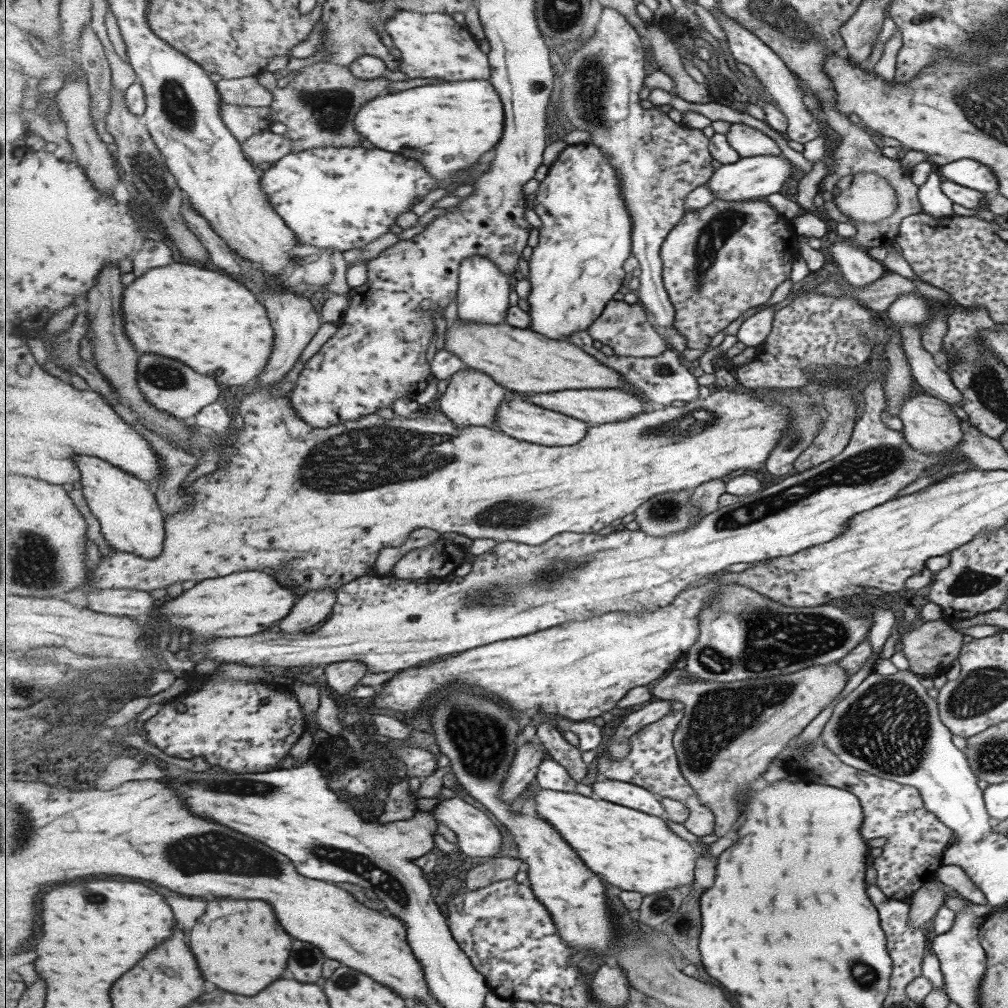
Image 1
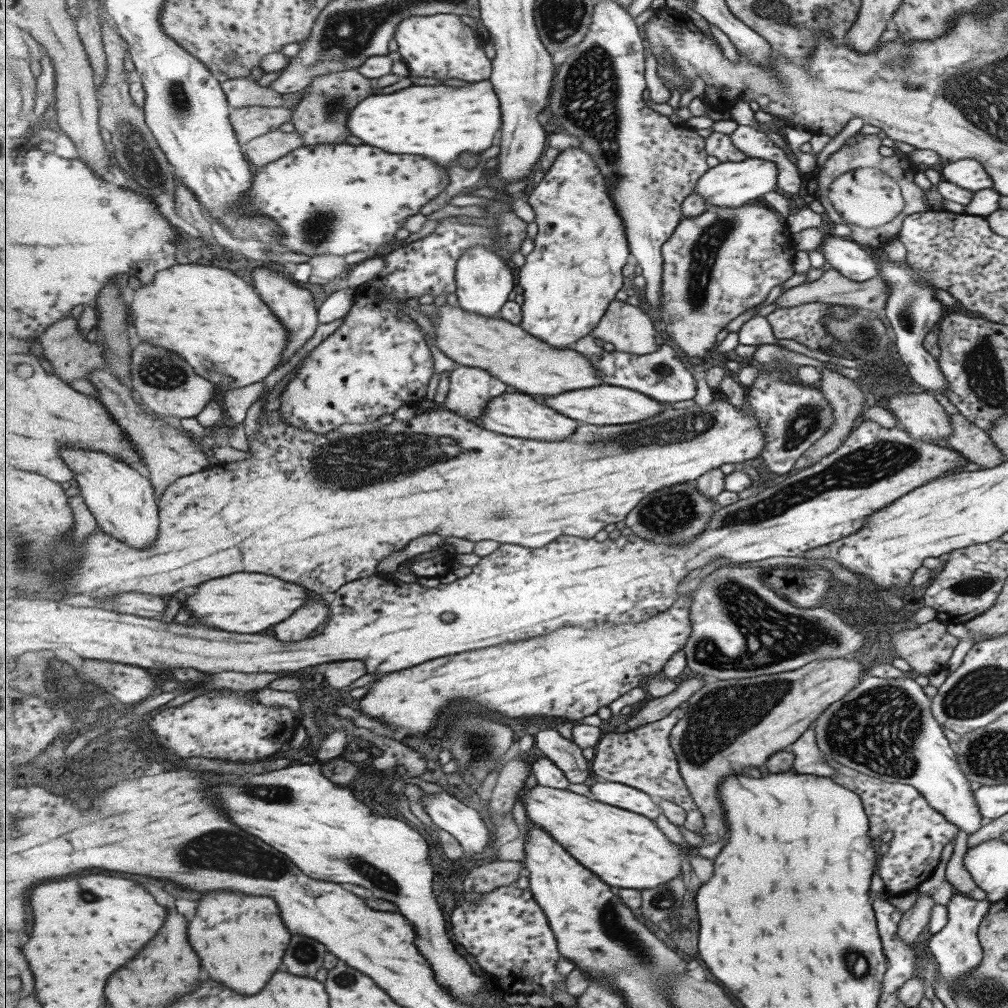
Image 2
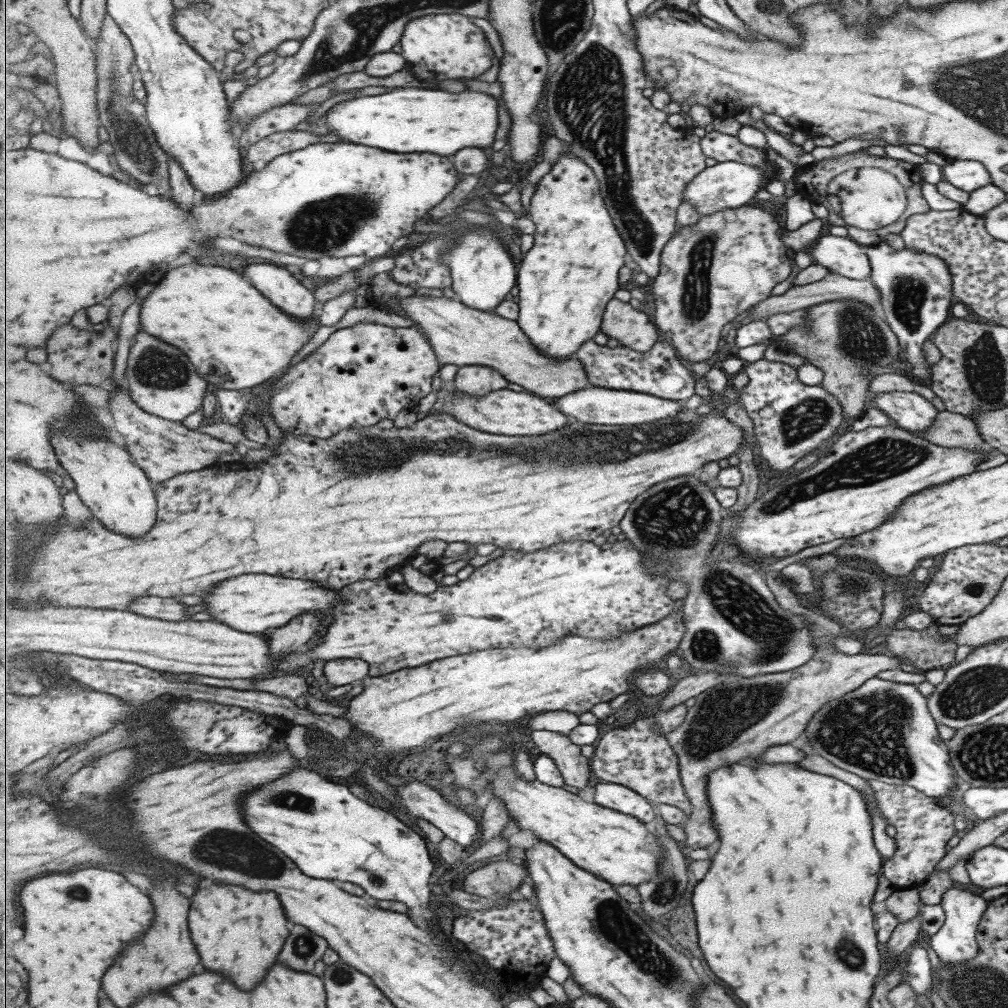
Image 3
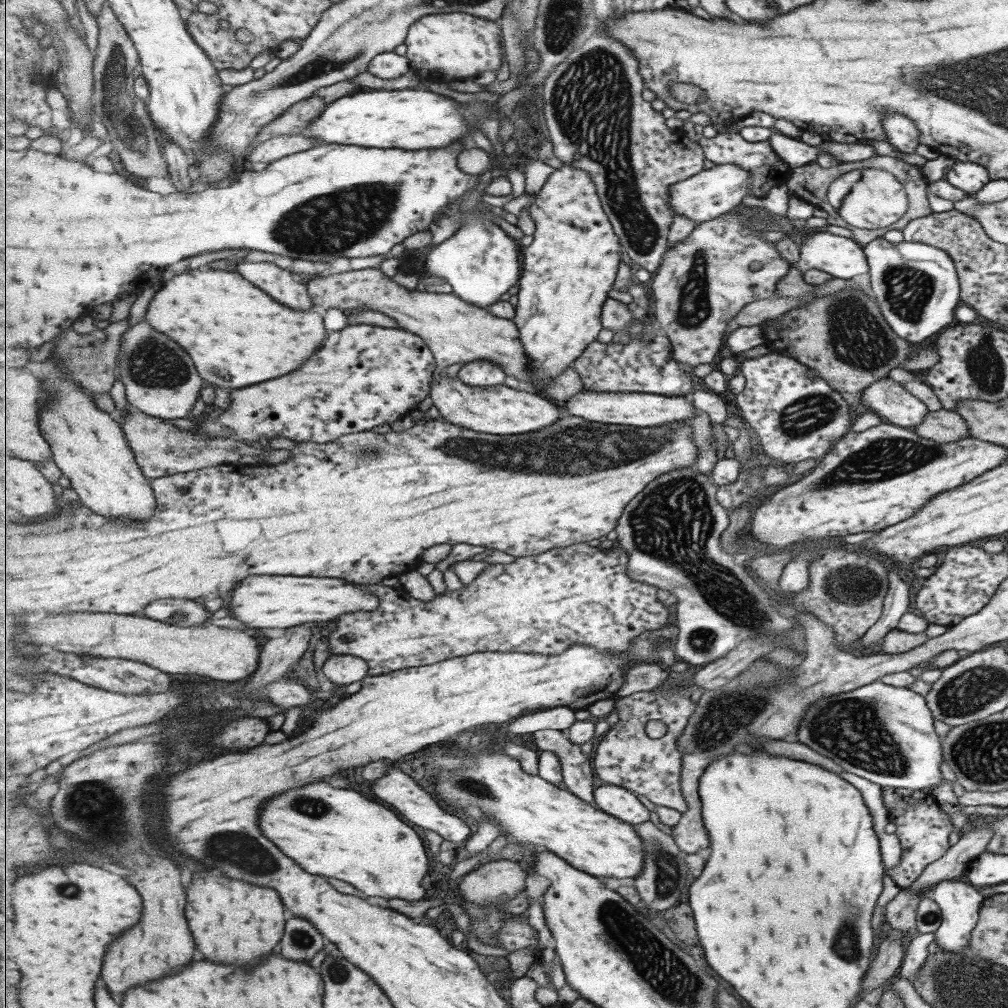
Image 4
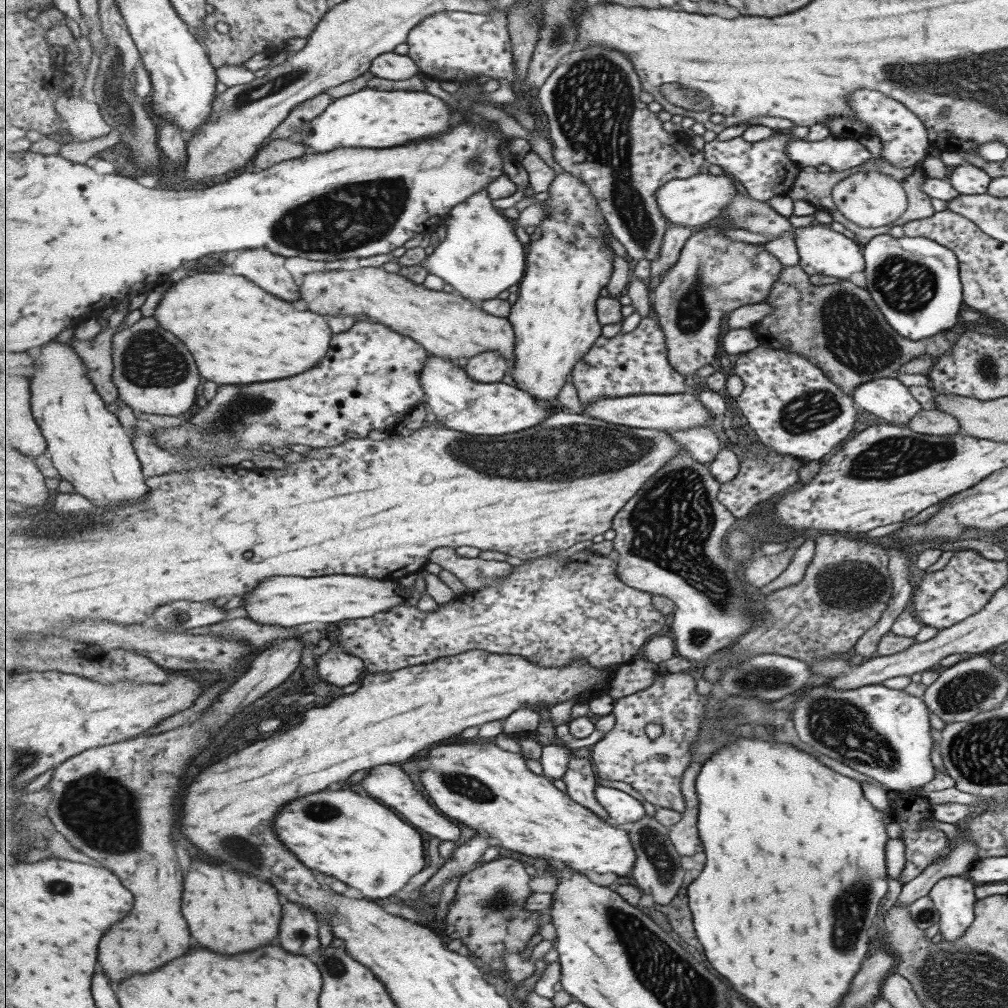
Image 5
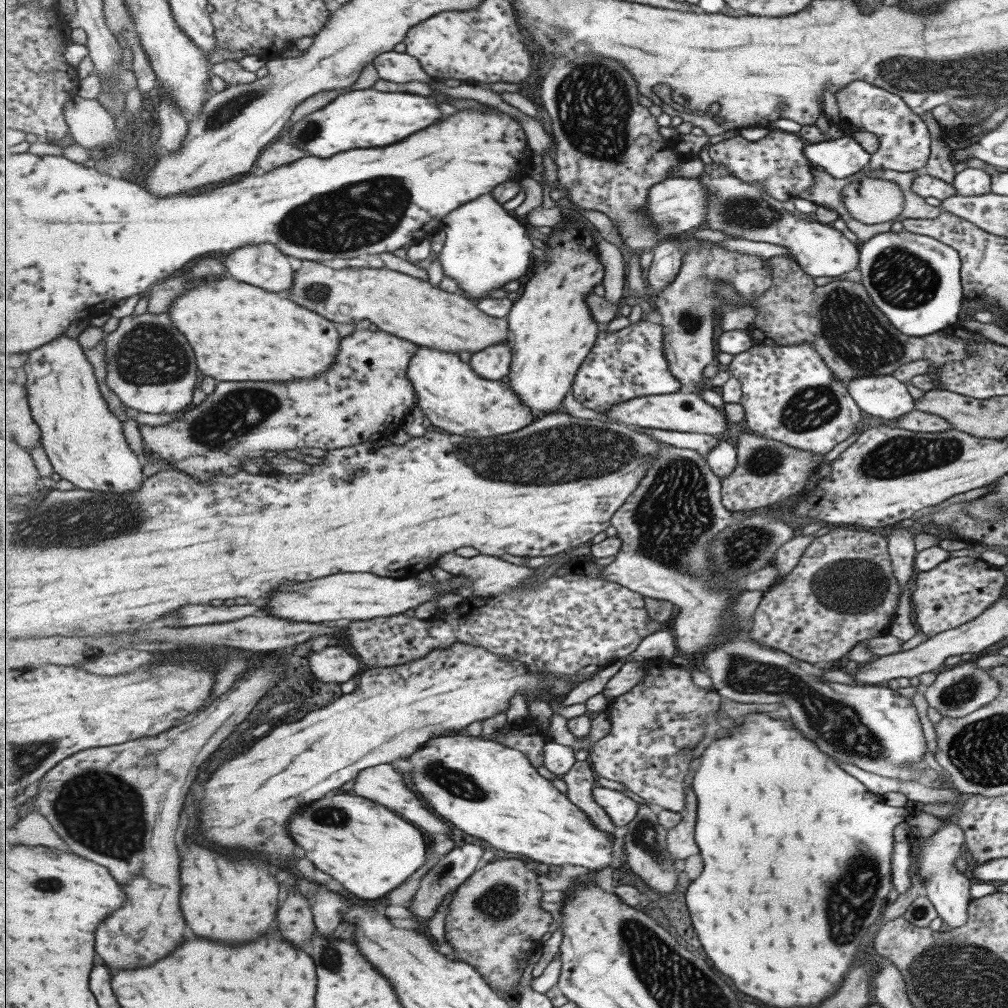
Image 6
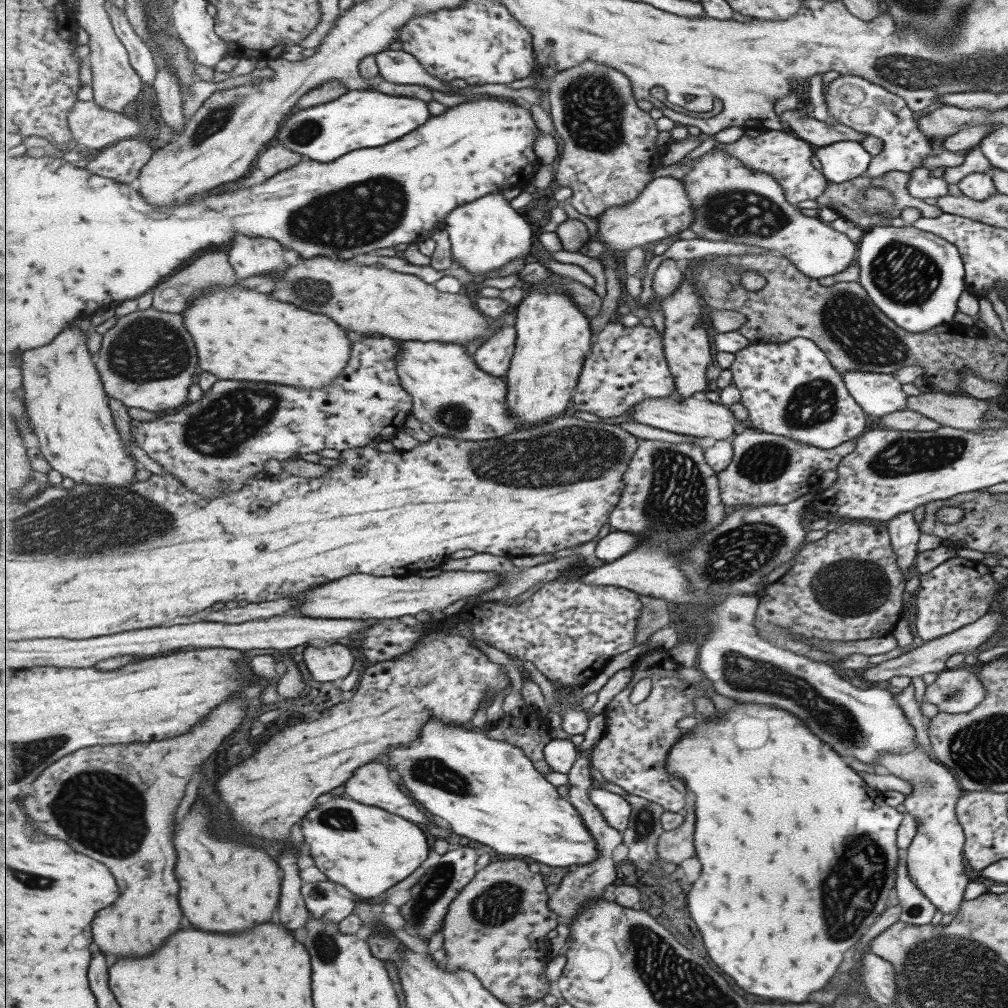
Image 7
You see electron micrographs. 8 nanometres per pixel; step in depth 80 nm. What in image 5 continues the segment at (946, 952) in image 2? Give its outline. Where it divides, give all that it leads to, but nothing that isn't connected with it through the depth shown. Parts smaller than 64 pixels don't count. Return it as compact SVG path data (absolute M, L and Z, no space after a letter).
M959 875L944 876L930 888L927 895L939 913L938 932L943 941L956 941L975 918L973 888L971 880Z

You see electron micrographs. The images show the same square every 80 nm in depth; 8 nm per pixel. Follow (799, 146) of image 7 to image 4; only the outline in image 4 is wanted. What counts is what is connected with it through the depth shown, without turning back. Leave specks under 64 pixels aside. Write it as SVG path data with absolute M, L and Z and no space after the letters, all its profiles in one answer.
M717 133L715 137L705 138L700 137L700 145L706 154L708 161L711 161L715 166L723 164L737 165L751 175L751 196L753 199L765 197L771 188L786 184L791 169L785 162L781 162L775 156L769 141L749 142L743 138L740 133Z

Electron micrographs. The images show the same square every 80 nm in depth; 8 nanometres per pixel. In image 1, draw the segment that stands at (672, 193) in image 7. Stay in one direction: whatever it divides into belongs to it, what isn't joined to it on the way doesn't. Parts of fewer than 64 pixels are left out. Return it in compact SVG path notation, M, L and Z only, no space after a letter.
M751 156L742 158L736 164L721 165L709 180L709 189L713 191L715 199L729 202L754 201L779 193L780 188L792 178L792 164L785 157Z

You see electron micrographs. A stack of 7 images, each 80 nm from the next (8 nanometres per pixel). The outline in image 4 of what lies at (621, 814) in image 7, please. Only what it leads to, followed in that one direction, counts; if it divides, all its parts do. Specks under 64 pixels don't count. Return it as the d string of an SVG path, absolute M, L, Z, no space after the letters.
M607 783L597 787L594 793L599 808L623 822L638 825L651 820L651 810L630 789Z

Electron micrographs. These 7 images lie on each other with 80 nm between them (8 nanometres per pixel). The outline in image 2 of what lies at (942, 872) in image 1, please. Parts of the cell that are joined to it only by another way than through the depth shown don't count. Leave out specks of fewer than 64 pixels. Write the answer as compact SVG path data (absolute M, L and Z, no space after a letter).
M957 829L956 837L952 840L954 849L947 861L944 877L957 893L967 895L972 899L983 900L987 898L986 893L972 881L963 864L963 854L968 849L966 846L967 835L965 831Z

